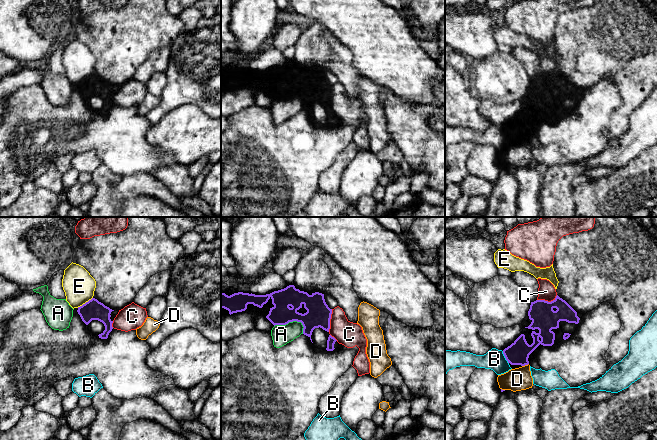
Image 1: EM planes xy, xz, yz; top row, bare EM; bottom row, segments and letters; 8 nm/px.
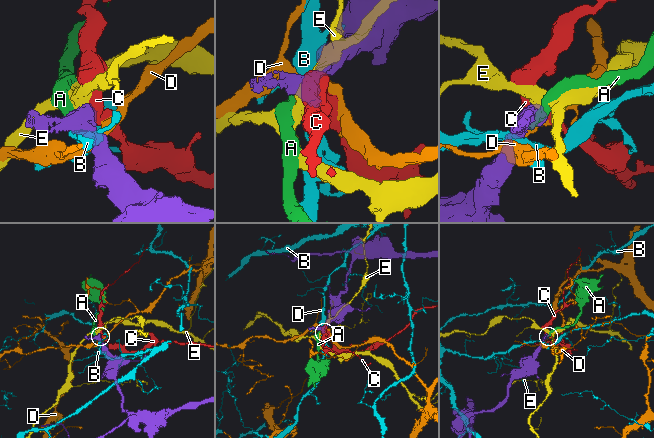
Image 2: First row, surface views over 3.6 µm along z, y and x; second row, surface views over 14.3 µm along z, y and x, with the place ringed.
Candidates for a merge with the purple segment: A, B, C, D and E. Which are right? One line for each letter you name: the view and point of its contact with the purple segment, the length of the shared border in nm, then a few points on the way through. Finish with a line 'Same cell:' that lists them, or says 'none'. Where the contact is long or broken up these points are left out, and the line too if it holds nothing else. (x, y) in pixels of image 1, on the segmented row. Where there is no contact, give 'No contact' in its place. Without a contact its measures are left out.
Same cell: none

